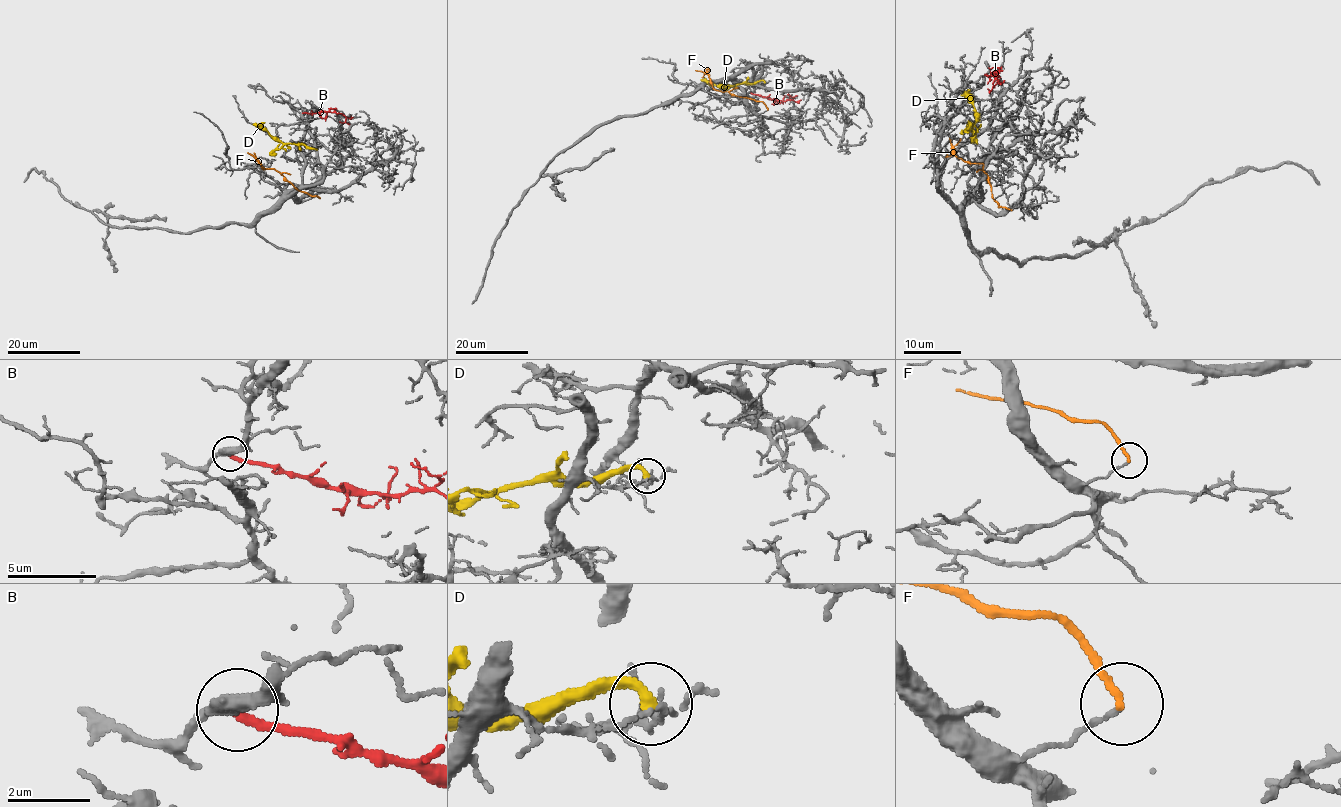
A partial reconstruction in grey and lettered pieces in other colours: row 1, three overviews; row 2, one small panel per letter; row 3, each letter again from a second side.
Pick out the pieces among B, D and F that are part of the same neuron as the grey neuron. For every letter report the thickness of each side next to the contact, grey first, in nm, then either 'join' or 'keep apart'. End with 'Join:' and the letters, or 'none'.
B: 300 nm thick on the grey side, 200 nm on the other; join
D: 100 nm thick on the grey side, 280 nm on the other; keep apart
F: 90 nm thick on the grey side, 160 nm on the other; keep apart
Join: B

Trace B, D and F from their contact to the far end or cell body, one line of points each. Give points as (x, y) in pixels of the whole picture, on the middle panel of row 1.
B: (751, 92), (772, 99), (793, 98), (787, 94)
D: (764, 82), (757, 80), (724, 87), (701, 79)
F: (768, 109), (762, 101), (715, 90), (709, 76), (696, 70)

